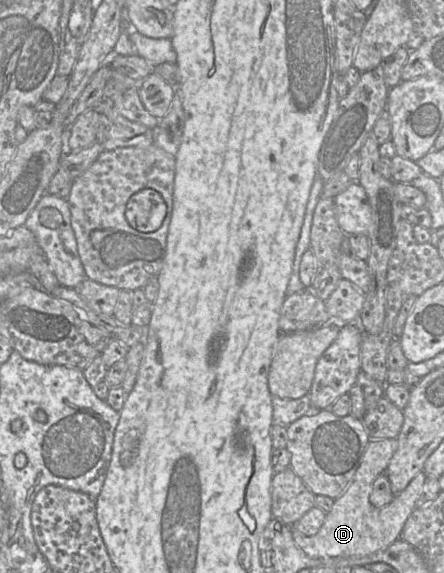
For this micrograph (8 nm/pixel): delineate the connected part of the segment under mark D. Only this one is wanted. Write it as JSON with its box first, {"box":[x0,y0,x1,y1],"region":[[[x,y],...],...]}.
{"box":[291,438,427,557],"region":[[[397,438],[371,439],[352,481],[345,491],[334,500],[333,507],[327,513],[318,533],[313,536],[305,536],[291,527],[295,543],[308,557],[366,556],[386,548],[400,538],[408,517],[417,507],[427,475],[424,471],[419,472],[389,504],[382,508],[373,506],[370,502],[370,494],[374,481],[379,475],[386,472],[397,448]]]}

